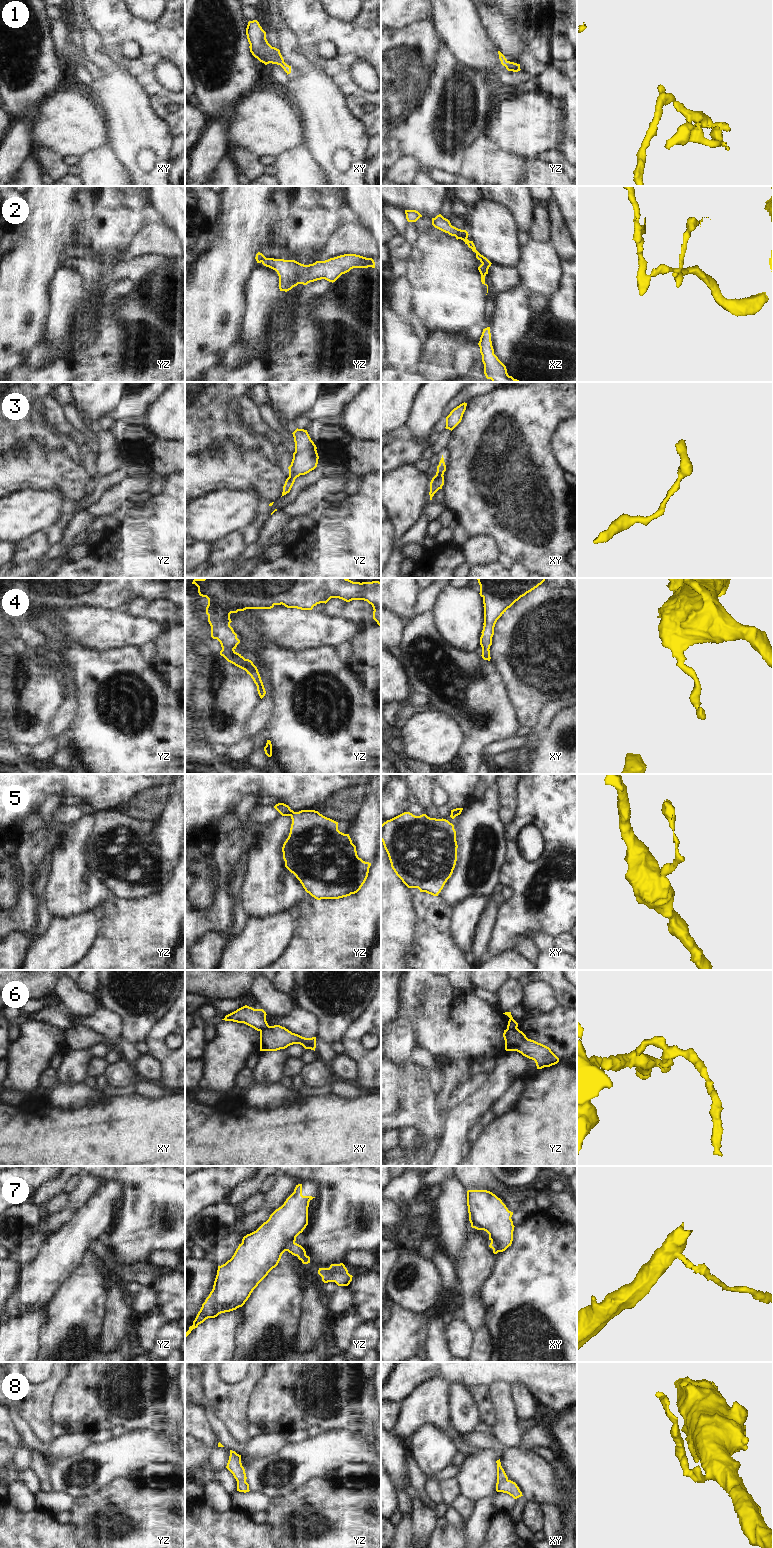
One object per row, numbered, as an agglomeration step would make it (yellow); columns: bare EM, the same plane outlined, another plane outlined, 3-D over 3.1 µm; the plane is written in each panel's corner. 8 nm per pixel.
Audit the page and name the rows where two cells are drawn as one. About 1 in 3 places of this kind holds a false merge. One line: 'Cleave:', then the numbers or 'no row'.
Cleave: 2, 5, 6, 7

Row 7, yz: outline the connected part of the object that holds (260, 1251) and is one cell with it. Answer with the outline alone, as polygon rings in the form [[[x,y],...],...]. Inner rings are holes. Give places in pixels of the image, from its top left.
[[[302,1184],[296,1185],[294,1192],[284,1204],[276,1209],[256,1231],[243,1237],[234,1255],[225,1264],[218,1266],[213,1289],[202,1304],[193,1325],[185,1333],[185,1338],[191,1331],[208,1318],[215,1318],[221,1313],[230,1312],[242,1307],[258,1284],[275,1268],[282,1254],[287,1251],[287,1245],[295,1243],[296,1237],[308,1225],[309,1202],[315,1197],[302,1195]]]

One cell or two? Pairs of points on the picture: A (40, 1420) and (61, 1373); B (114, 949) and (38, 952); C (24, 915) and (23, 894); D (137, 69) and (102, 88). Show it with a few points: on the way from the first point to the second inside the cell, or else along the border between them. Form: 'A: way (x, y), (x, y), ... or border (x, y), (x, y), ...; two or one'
A: way (40, 1408), (40, 1397), (51, 1385); one
B: border (99, 928), (95, 942), (82, 959); two
C: way (24, 910), (24, 899); one
D: border (111, 61), (128, 73), (144, 91); two

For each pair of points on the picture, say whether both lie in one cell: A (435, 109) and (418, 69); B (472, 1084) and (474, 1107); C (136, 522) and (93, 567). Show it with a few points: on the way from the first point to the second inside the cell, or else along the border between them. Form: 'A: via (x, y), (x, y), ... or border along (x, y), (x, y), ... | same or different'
A: border along (433, 66), (428, 88), (421, 102), (414, 109) | different
B: border along (489, 1076), (469, 1096), (454, 1107) | different
C: via (134, 536), (107, 563) | same

